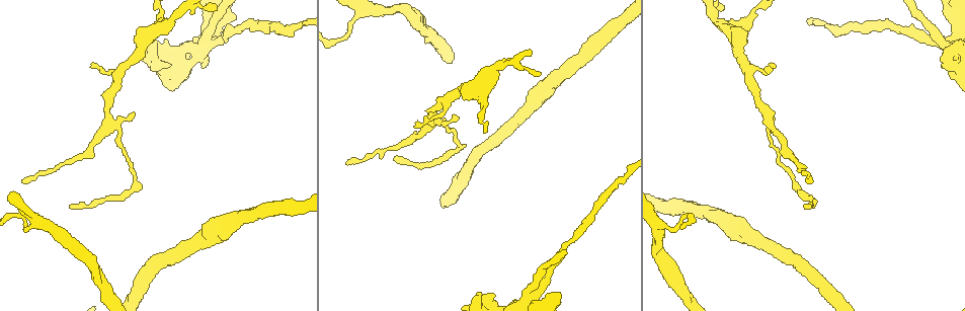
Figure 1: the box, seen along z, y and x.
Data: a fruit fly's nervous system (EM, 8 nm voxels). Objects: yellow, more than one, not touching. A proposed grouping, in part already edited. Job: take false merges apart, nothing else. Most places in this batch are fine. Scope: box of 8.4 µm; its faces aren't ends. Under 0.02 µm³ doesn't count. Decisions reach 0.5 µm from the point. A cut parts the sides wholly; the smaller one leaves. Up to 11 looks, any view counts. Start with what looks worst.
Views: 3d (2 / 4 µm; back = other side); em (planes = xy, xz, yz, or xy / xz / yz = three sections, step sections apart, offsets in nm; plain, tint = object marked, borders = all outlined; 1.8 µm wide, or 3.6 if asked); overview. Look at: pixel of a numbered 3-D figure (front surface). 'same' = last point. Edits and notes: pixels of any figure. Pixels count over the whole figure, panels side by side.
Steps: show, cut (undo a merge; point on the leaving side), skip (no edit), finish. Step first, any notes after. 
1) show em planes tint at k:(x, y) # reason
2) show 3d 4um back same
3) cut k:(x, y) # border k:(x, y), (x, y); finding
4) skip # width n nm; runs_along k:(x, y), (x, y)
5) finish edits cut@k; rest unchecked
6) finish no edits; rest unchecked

show em planes tint at 1:(435, 121) # branch point

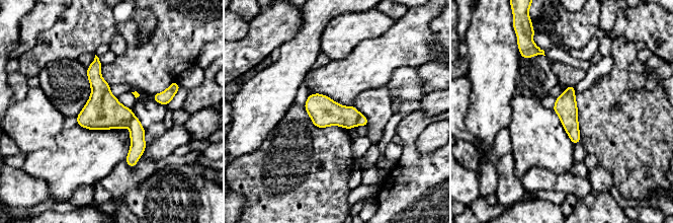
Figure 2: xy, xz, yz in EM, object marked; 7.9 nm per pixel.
cut 2:(138, 144) # part_leaving 2:(134, 119), (136, 152), (132, 164); two cells meet here

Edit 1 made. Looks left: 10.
show 3d 4um at 1:(216, 41) # calibre changes

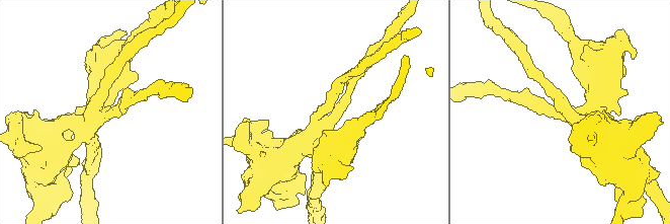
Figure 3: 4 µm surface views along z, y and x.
show em 3.6um planes tint at 3:(111, 112) # now the EM

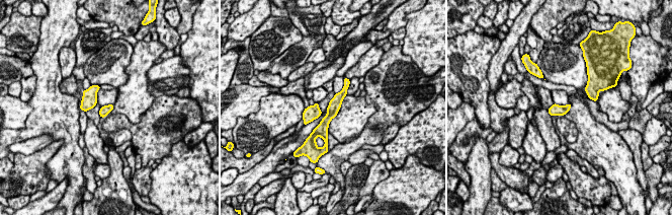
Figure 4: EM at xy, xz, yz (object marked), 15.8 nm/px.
skip # arms 3; runs_along 4:(346, 82), (324, 124), (324, 135); continuous, no second cell

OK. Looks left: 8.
show 3d 2um at 1:(148, 37) # branch point

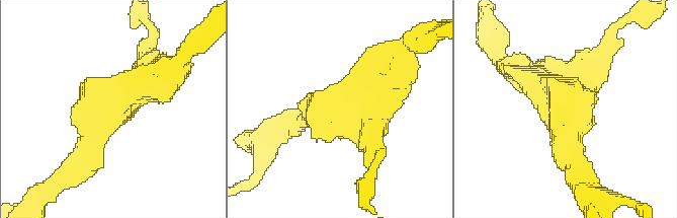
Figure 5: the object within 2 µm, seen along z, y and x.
show em planes tint at 5:(336, 116) # arms 3

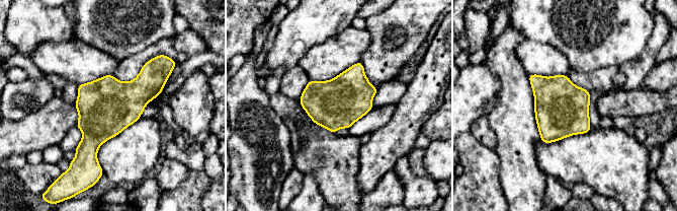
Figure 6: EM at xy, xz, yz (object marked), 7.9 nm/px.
skip # all the same cell

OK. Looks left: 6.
show 3d 4um at 1:(343, 37) # sharp bend

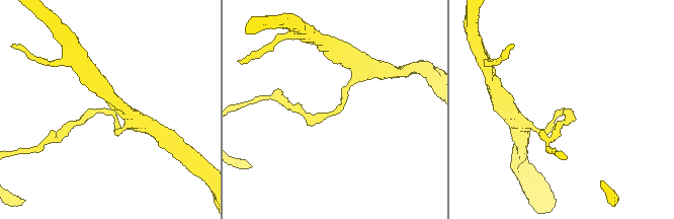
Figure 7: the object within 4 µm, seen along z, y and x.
show em yz step 4 tint at 7:(561, 109)

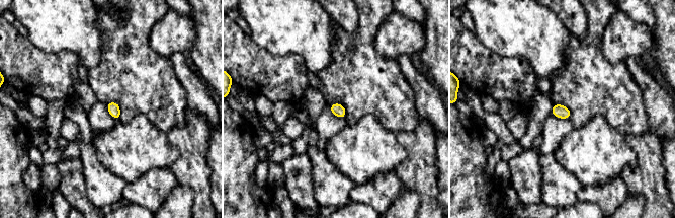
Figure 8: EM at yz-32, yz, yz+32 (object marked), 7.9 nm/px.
show em planes borders same # another direction

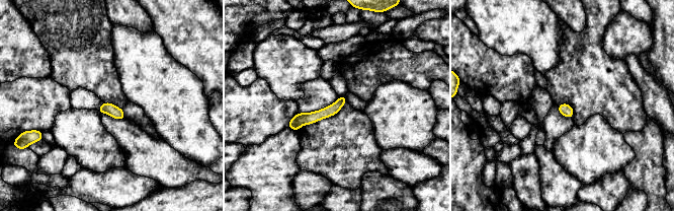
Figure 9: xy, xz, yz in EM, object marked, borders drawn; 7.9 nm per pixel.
skip # width 90 nm; runs_along 9:(343, 98), (332, 110), (290, 125); all the same cell

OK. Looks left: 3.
finish edits cut@2; rest unchecked

